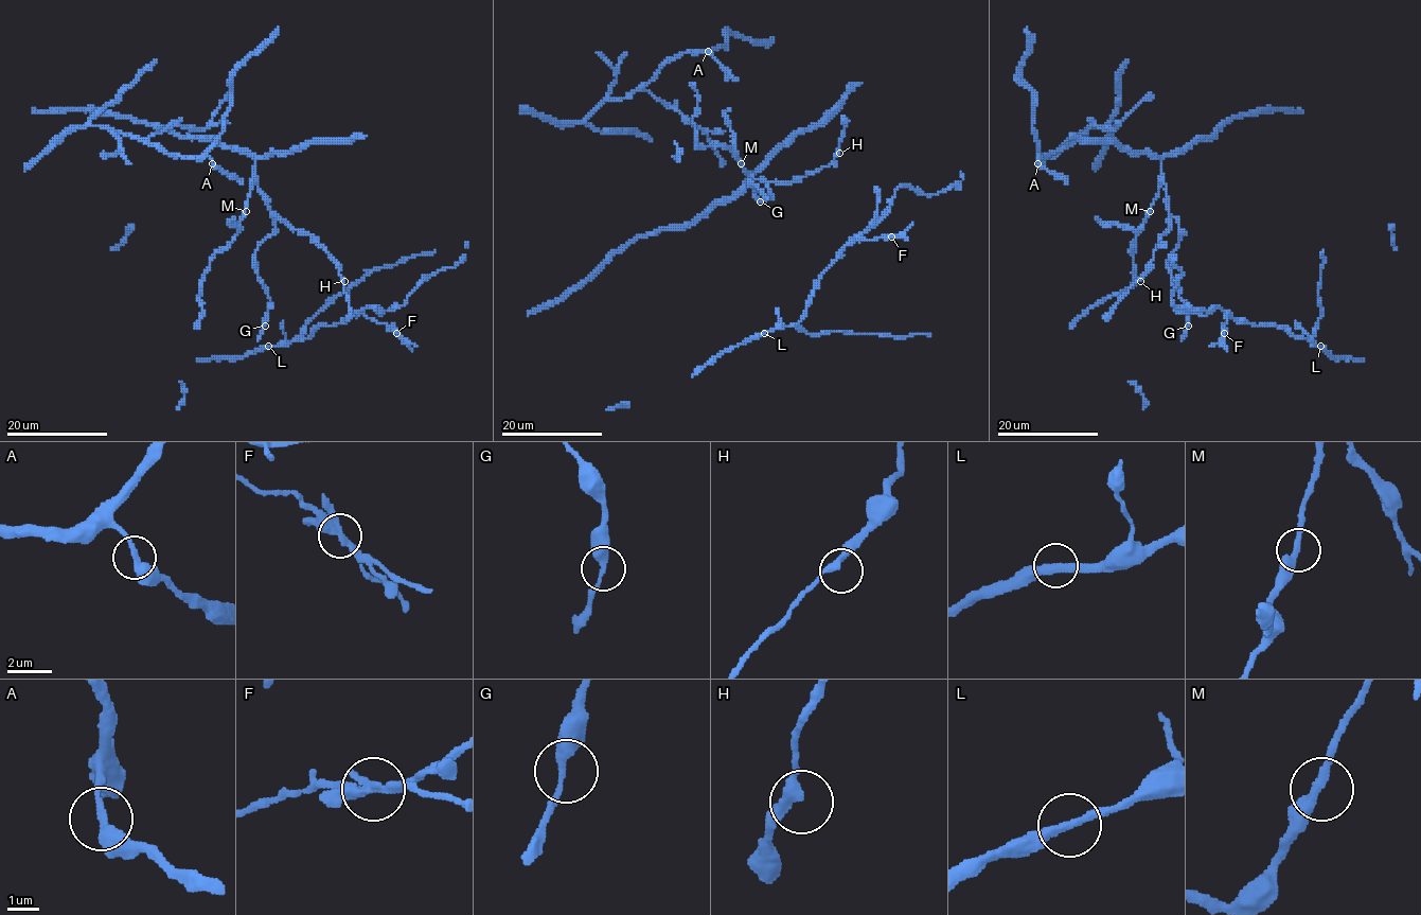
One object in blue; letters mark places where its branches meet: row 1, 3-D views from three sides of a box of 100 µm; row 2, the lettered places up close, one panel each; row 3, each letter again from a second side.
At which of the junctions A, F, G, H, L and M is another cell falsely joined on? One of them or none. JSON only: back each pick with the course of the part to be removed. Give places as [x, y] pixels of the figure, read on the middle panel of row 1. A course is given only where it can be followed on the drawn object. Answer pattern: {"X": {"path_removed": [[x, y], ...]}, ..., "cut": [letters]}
{"cut": []}

